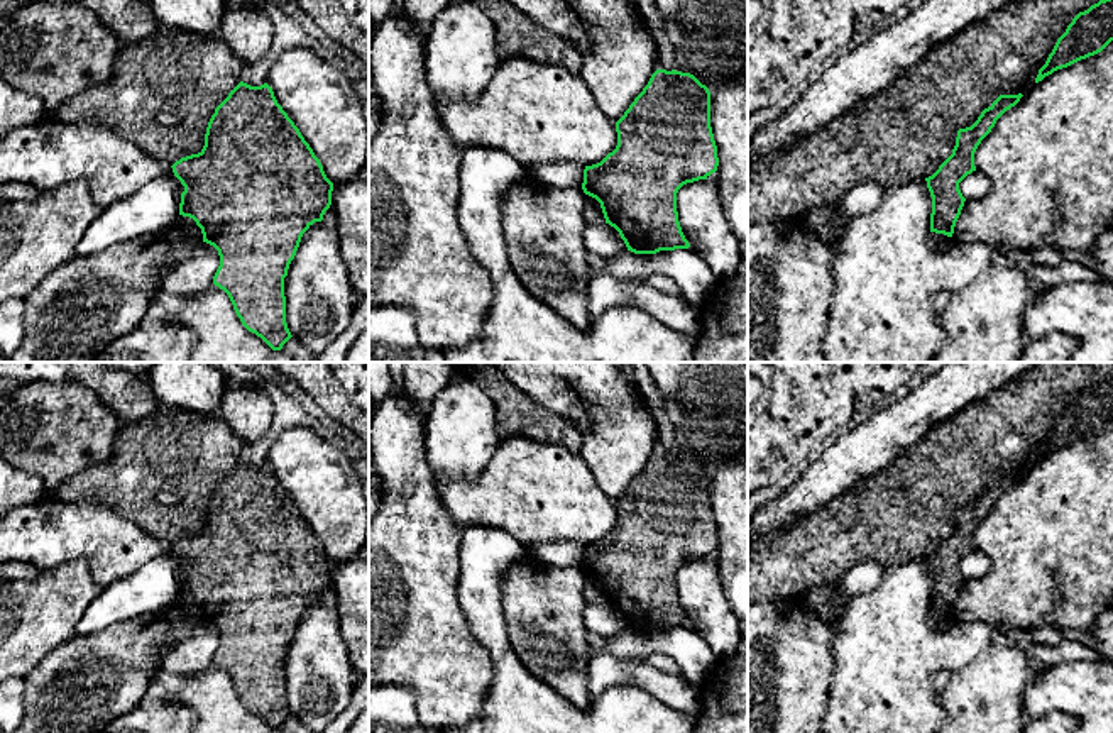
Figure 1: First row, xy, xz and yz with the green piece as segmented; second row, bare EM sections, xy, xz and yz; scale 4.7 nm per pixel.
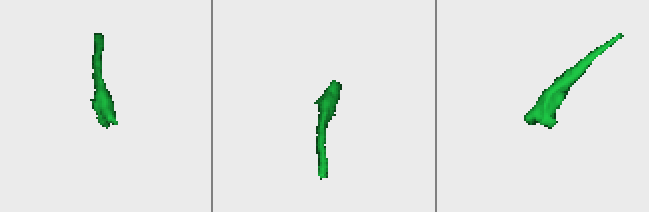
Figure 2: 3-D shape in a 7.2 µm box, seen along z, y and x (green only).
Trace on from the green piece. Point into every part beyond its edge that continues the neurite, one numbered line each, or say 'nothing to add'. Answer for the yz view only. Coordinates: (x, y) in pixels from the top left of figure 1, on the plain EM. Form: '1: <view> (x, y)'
nothing to add

